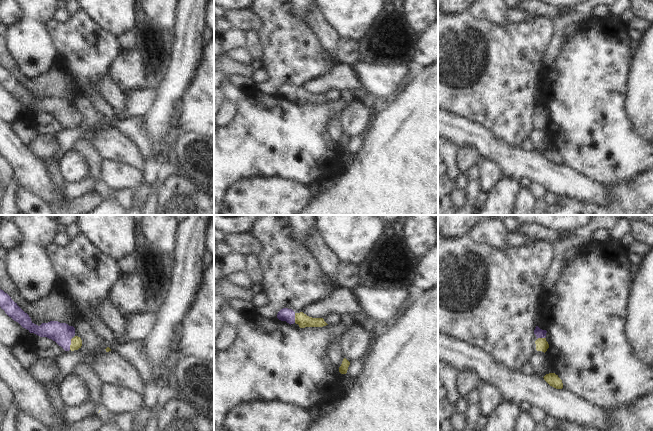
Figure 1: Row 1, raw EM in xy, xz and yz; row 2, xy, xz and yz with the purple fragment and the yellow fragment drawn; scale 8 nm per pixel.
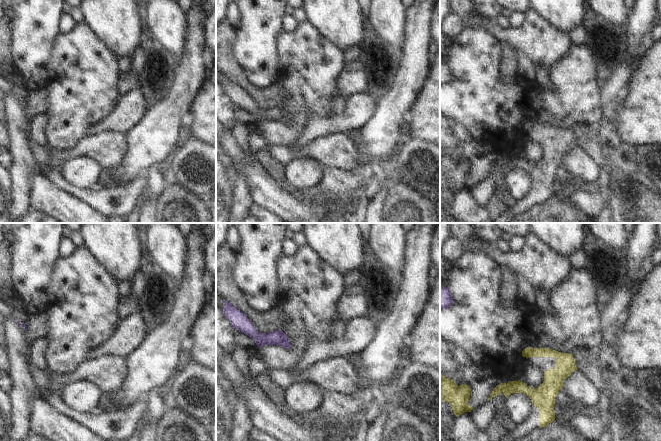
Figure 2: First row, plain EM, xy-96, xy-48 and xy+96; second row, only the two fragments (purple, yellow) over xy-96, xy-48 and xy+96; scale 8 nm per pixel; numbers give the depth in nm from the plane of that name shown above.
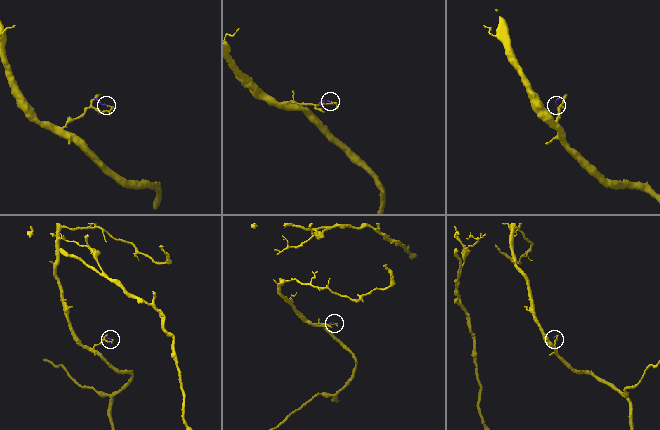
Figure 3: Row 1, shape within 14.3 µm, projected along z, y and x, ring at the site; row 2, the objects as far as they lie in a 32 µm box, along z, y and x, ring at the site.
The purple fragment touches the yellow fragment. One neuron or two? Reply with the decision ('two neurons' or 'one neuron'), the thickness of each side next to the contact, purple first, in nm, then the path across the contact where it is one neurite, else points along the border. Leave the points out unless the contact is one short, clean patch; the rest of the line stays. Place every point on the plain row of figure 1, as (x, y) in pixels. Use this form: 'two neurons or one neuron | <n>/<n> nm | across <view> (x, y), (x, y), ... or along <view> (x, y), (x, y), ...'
one neuron | 170/90 nm | across xy (61, 109), (70, 120), (76, 118)

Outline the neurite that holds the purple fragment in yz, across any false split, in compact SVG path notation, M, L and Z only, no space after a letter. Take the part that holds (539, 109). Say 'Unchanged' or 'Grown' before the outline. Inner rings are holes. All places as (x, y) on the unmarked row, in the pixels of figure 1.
Grown. M536 102L536 104L534 106L534 110L537 113L537 116L535 117L537 127L542 127L545 129L547 127L547 125L549 124L549 120L545 114L546 109L547 109L546 106L542 106L538 102Z

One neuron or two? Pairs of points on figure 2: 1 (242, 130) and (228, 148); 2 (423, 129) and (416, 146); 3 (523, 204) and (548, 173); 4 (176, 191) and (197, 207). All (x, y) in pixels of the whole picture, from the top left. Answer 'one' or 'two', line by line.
1: two
2: two
3: one
4: one

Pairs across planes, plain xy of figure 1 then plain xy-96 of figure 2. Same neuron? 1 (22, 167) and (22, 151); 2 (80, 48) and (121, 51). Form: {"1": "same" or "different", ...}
{"1": "different", "2": "different"}

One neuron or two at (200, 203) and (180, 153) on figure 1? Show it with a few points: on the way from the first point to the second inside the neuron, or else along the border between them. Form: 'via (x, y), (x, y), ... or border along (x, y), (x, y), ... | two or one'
border along (175, 161), (179, 167), (179, 172), (197, 186) | two

